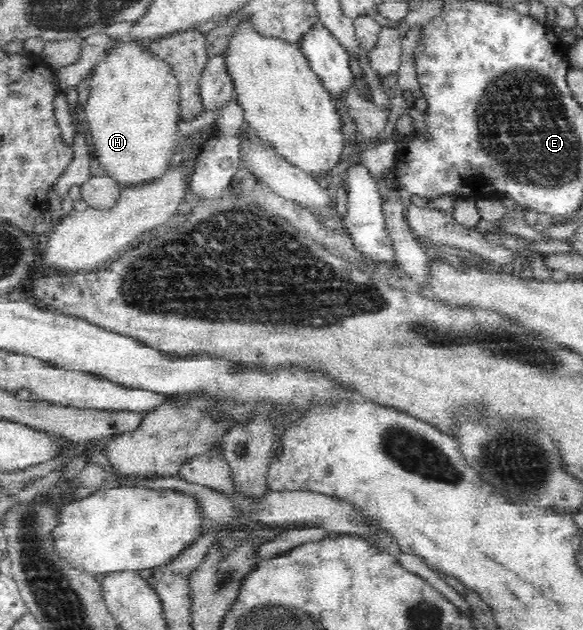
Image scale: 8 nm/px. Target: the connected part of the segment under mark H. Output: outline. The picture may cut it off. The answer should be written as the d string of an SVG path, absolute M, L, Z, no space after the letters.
M124 38L117 40L115 47L111 47L107 51L106 57L103 58L93 69L91 69L92 77L89 87L89 95L85 102L83 113L86 117L86 131L89 137L89 145L93 158L99 161L99 165L102 168L104 174L115 180L121 188L130 188L142 186L146 182L152 182L153 180L164 177L165 174L171 169L171 166L177 160L177 145L181 141L181 133L179 131L180 120L180 93L178 88L178 81L171 73L171 68L168 67L164 61L161 61L158 57L153 57L143 46L143 42L135 39Z

